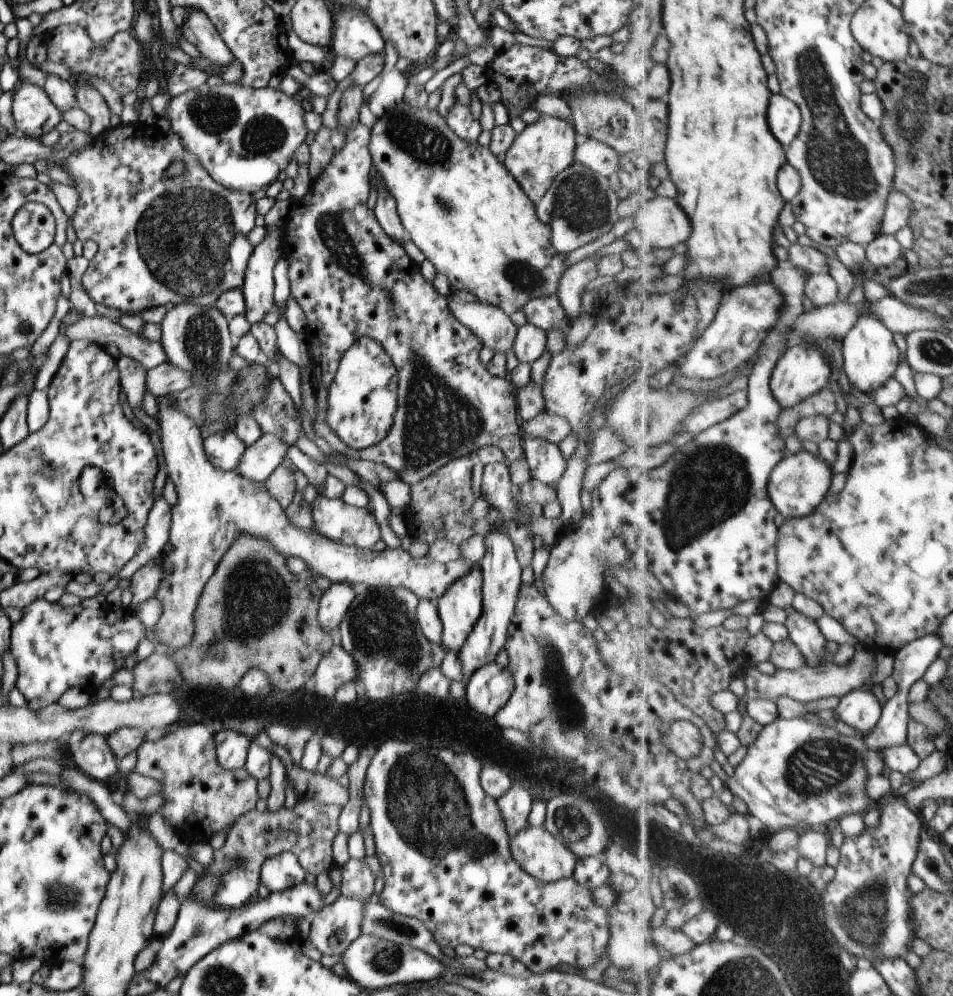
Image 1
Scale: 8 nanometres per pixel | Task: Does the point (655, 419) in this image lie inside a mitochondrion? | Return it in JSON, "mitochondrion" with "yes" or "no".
{"mitochondrion":"yes"}

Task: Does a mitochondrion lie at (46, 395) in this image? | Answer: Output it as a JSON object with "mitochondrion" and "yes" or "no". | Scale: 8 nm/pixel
{"mitochondrion":"no"}

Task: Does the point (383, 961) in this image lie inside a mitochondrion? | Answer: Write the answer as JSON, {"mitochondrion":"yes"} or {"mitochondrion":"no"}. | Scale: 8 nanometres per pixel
{"mitochondrion":"yes"}

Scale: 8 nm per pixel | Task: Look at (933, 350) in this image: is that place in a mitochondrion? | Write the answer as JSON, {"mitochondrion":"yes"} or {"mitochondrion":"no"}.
{"mitochondrion":"yes"}

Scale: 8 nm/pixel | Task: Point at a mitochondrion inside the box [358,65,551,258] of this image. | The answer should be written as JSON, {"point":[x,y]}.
{"point":[423,143]}

